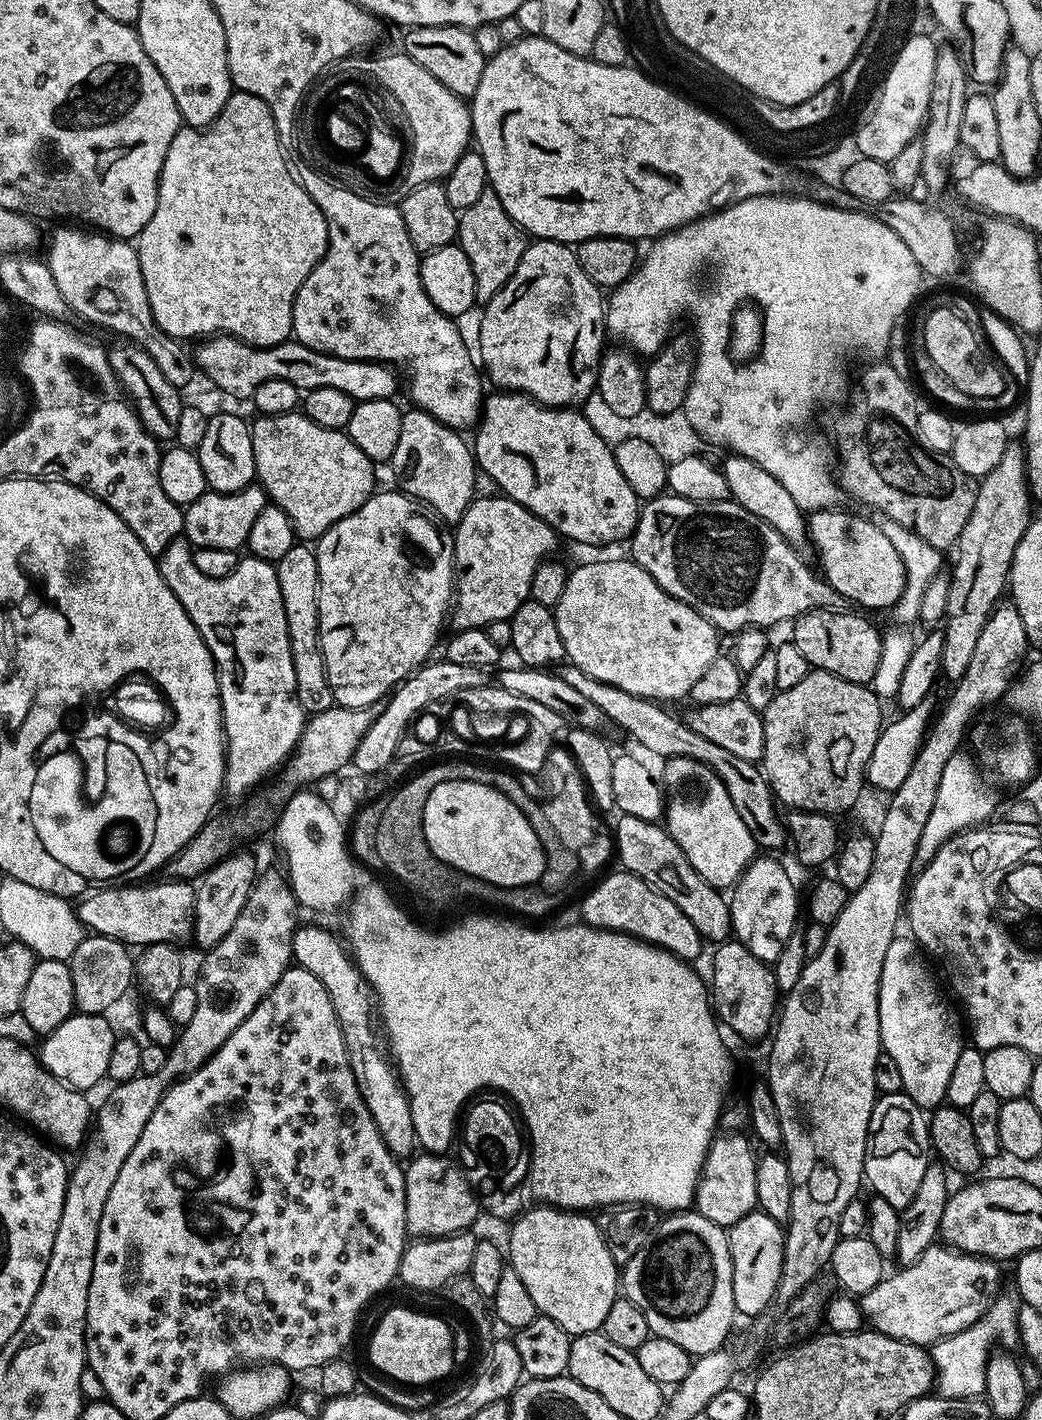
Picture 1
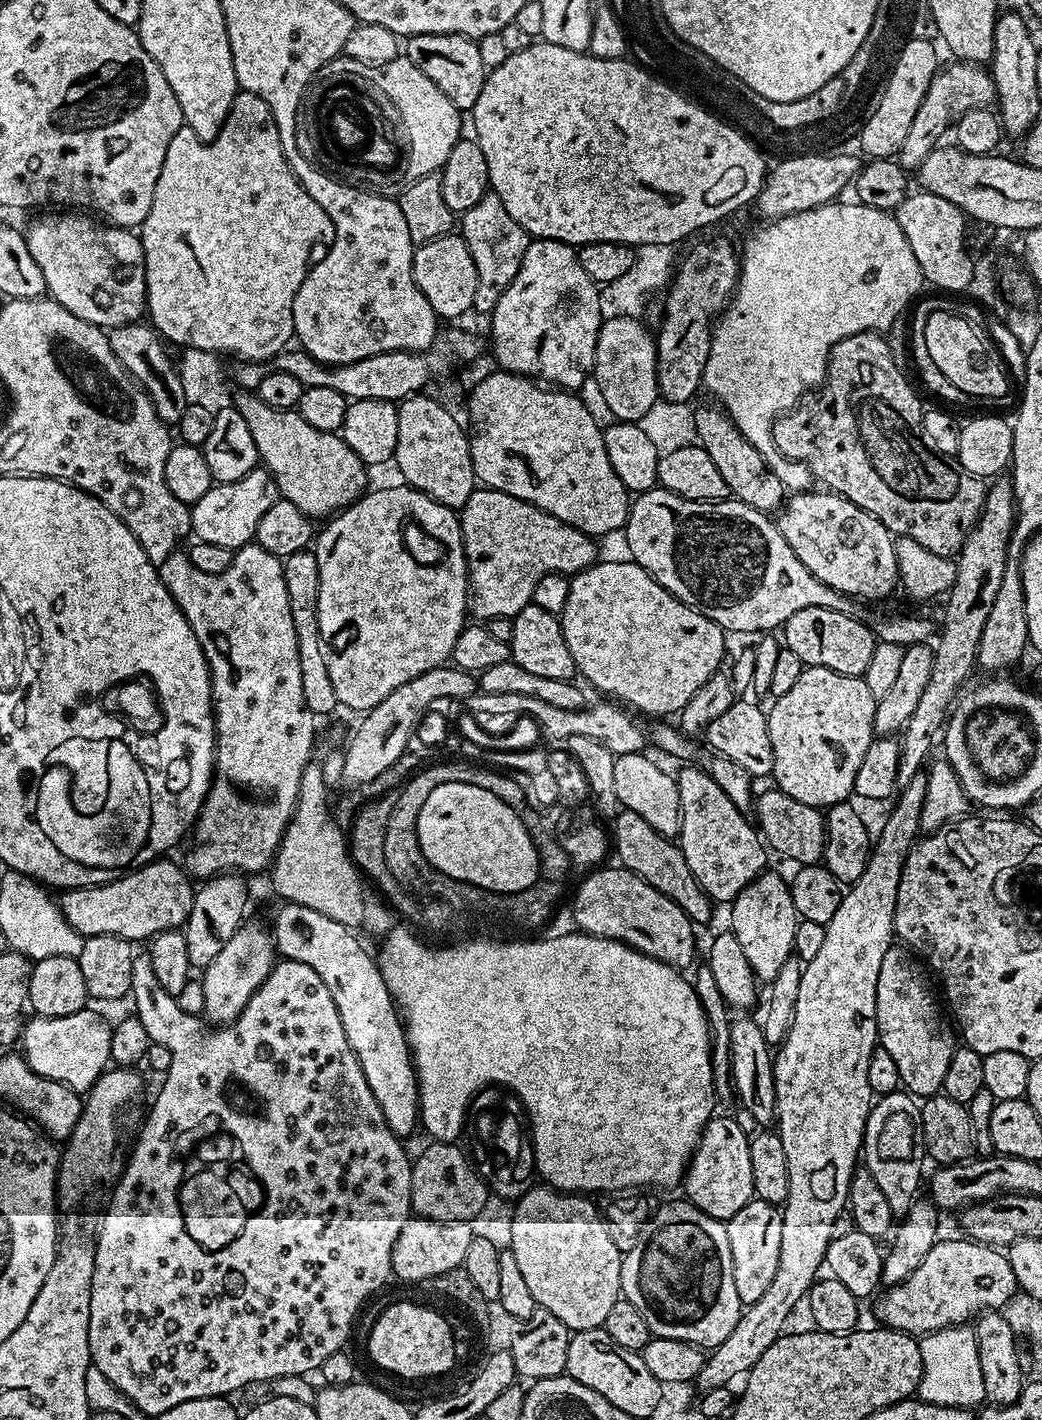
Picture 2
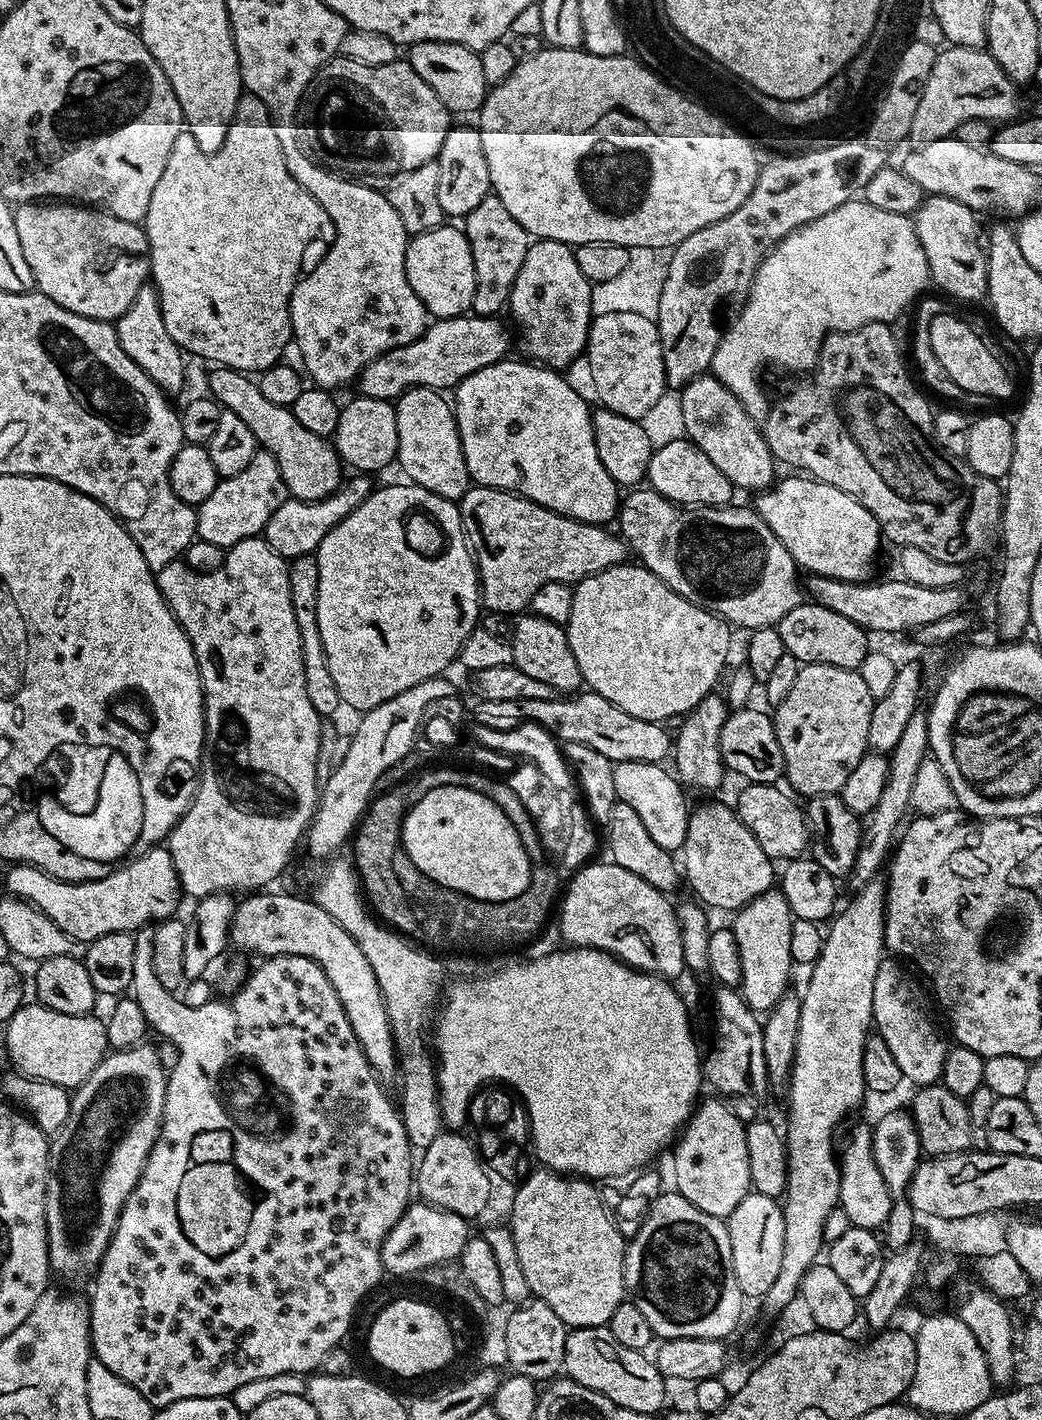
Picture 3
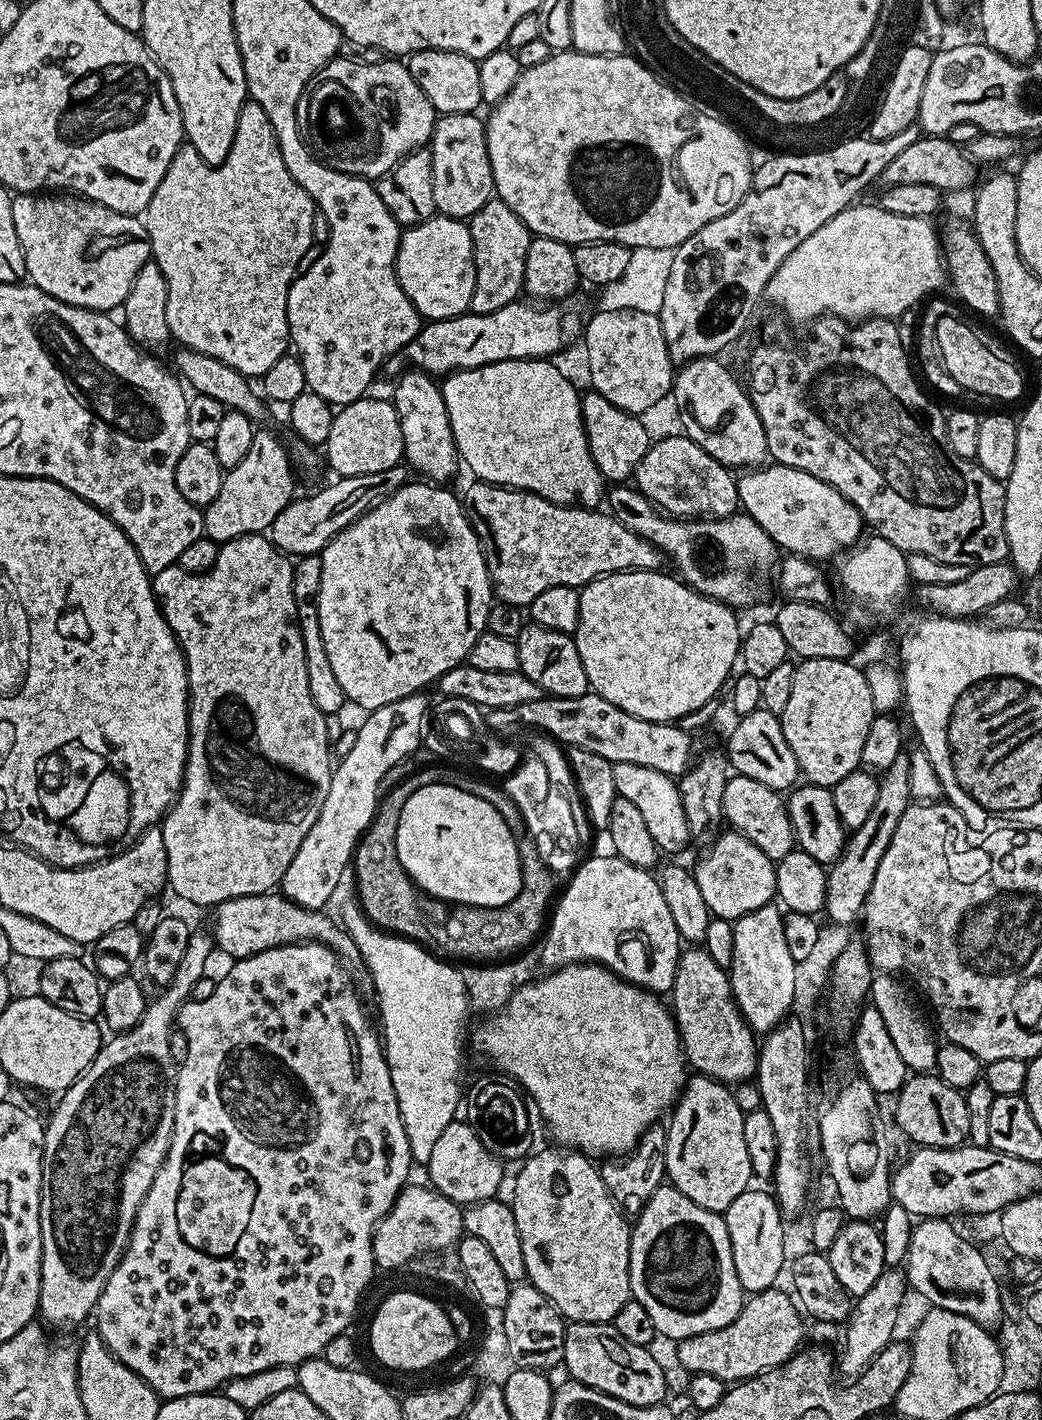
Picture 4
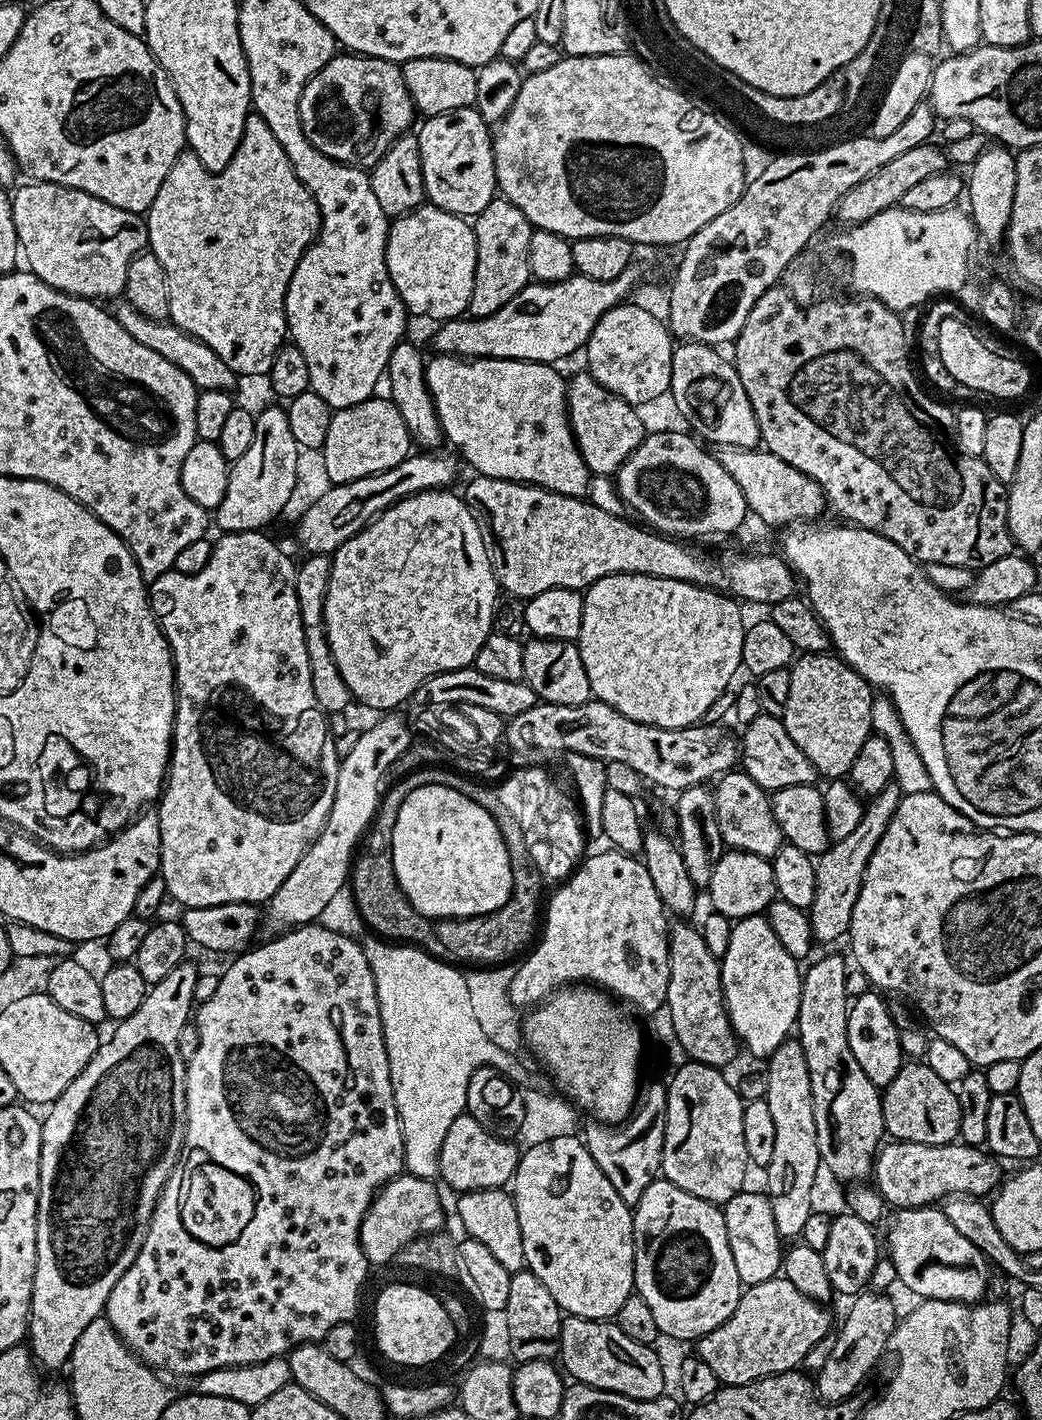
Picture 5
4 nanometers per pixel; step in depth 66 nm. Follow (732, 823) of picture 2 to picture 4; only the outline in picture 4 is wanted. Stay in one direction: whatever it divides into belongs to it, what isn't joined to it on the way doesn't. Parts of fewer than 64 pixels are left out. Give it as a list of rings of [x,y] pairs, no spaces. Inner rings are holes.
[[[724,830],[711,841],[708,853],[697,862],[694,875],[698,882],[698,890],[702,890],[702,898],[706,902],[708,911],[718,920],[740,920],[746,914],[758,910],[762,906],[773,903],[776,896],[776,866],[775,863],[758,846],[750,843],[742,834],[731,830]]]

